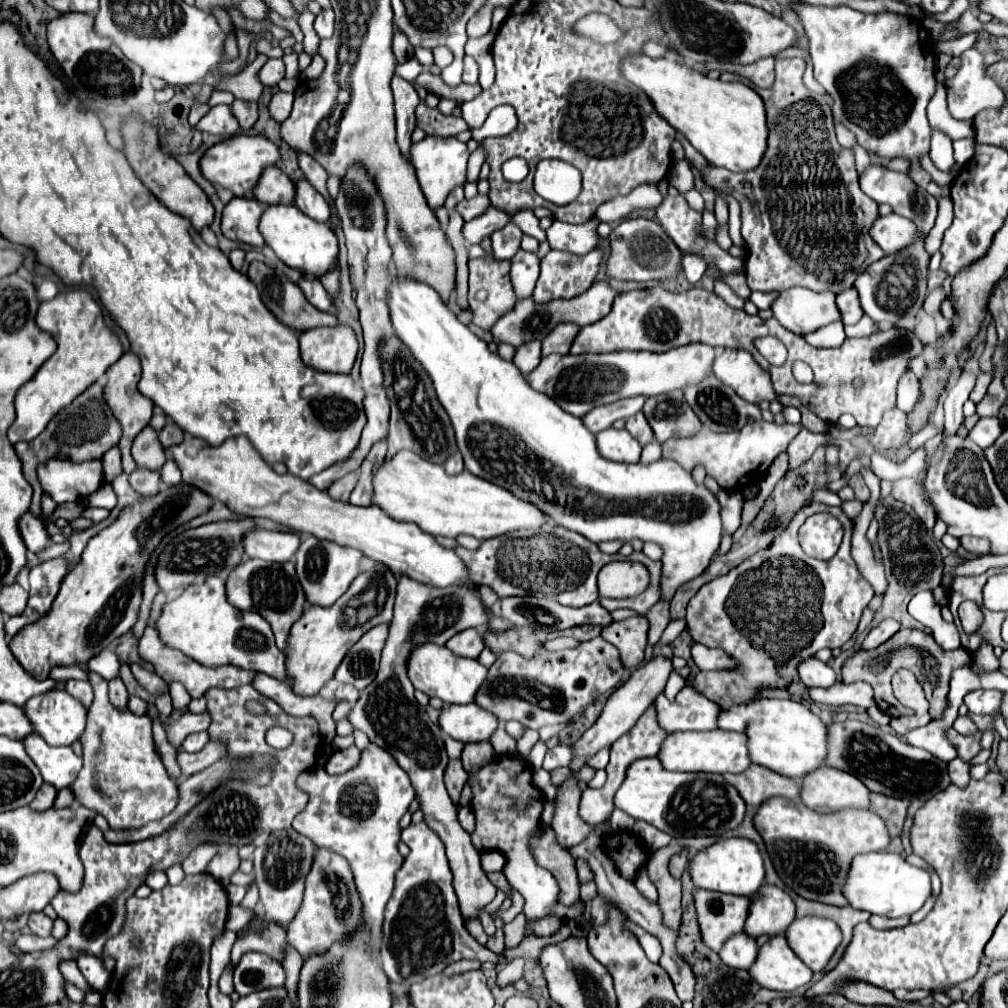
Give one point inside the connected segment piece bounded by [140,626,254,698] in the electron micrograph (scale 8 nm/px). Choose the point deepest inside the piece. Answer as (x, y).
(169, 664)

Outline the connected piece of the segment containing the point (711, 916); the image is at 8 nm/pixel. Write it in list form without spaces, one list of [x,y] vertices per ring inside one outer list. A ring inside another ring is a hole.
[[[694,890],[694,904],[704,942],[714,952],[720,952],[730,936],[744,932],[750,912],[750,898]]]

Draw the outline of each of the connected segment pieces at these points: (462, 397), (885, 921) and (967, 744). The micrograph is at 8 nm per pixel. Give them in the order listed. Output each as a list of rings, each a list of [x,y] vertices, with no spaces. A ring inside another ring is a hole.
[[[390,268],[390,274],[392,282],[388,290],[388,308],[392,326],[396,336],[404,342],[404,346],[408,346],[410,354],[432,378],[438,400],[448,412],[456,430],[458,448],[464,456],[468,472],[508,488],[512,494],[548,512],[556,524],[574,530],[596,544],[604,540],[632,542],[634,538],[658,544],[664,550],[662,584],[666,600],[670,600],[684,582],[700,576],[706,570],[720,546],[722,536],[720,502],[716,494],[712,494],[704,484],[696,484],[690,472],[666,458],[660,458],[652,464],[604,460],[604,456],[598,452],[596,436],[584,426],[584,422],[564,412],[546,394],[534,390],[512,362],[506,362],[498,354],[490,352],[488,344],[456,318],[456,314],[434,288],[410,276],[396,276],[394,268]]]
[[[872,916],[872,918],[870,918],[870,924],[872,924],[874,928],[880,928],[880,930],[886,930],[886,928],[902,928],[902,926],[910,924],[910,918],[908,918],[908,916],[902,916],[902,918]]]
[[[952,728],[952,730],[948,730],[948,738],[950,738],[952,746],[958,750],[958,756],[968,762],[980,752],[980,738],[982,738],[980,730],[974,736],[962,736]]]

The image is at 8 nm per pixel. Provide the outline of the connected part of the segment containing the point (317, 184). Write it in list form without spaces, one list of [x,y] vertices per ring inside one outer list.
[[[298,152],[296,154],[298,156],[298,166],[300,166],[300,170],[304,172],[304,176],[308,178],[308,182],[320,192],[320,194],[324,194],[324,198],[330,202],[330,208],[332,208],[332,228],[334,228],[334,222],[336,222],[336,208],[334,208],[334,204],[332,204],[332,200],[330,200],[330,196],[328,196],[328,192],[326,192],[326,178],[328,178],[328,172],[324,172],[324,168],[312,158],[312,156],[308,156],[308,154],[304,154],[304,152]]]

